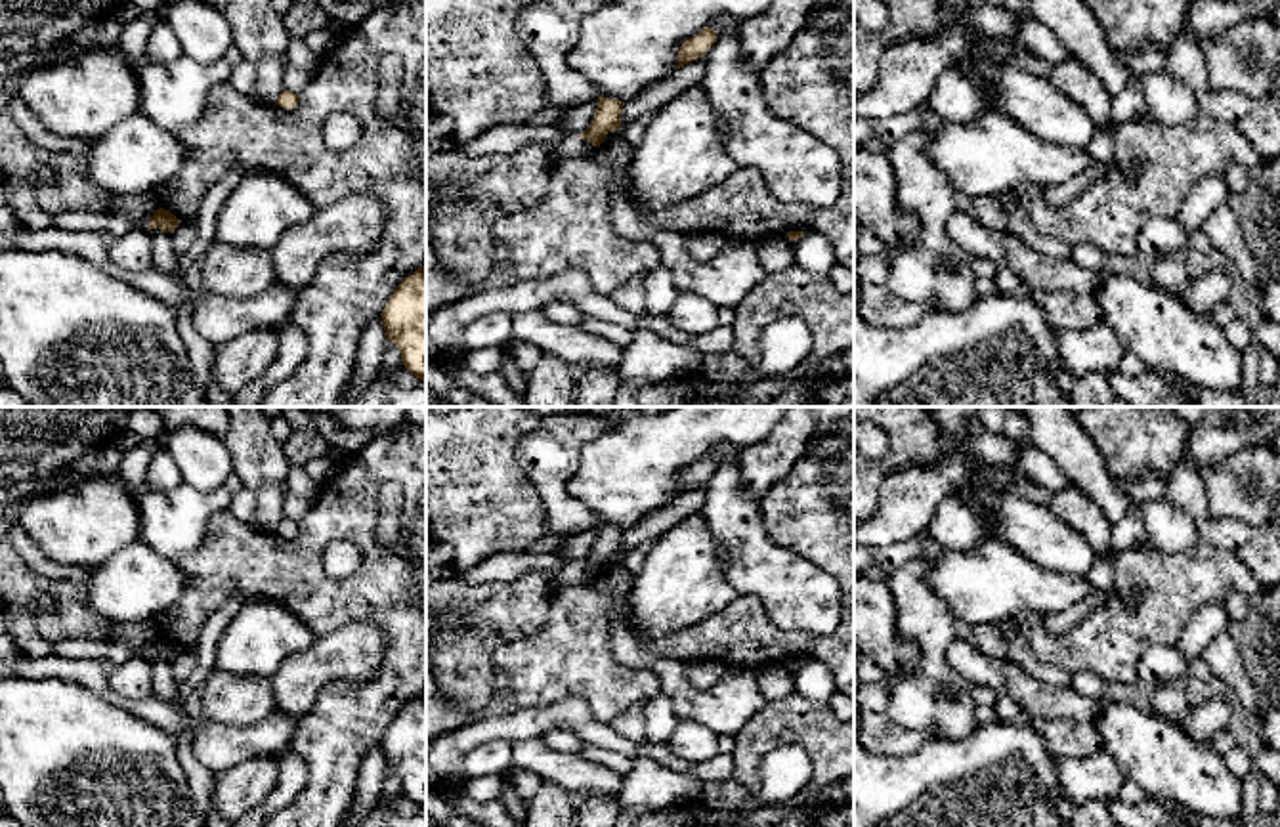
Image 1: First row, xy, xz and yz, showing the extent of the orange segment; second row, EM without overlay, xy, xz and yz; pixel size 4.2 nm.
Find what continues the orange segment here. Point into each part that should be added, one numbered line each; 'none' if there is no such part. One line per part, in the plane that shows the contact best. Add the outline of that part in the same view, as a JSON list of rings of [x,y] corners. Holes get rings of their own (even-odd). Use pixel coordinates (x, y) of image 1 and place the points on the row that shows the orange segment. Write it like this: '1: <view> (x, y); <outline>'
none

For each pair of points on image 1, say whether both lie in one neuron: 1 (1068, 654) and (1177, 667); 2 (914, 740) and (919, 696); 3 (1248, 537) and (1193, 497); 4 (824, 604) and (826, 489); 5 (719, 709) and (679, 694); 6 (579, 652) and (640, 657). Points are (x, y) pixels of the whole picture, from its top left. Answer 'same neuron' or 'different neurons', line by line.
1: different neurons
2: different neurons
3: same neuron
4: different neurons
5: same neuron
6: different neurons

